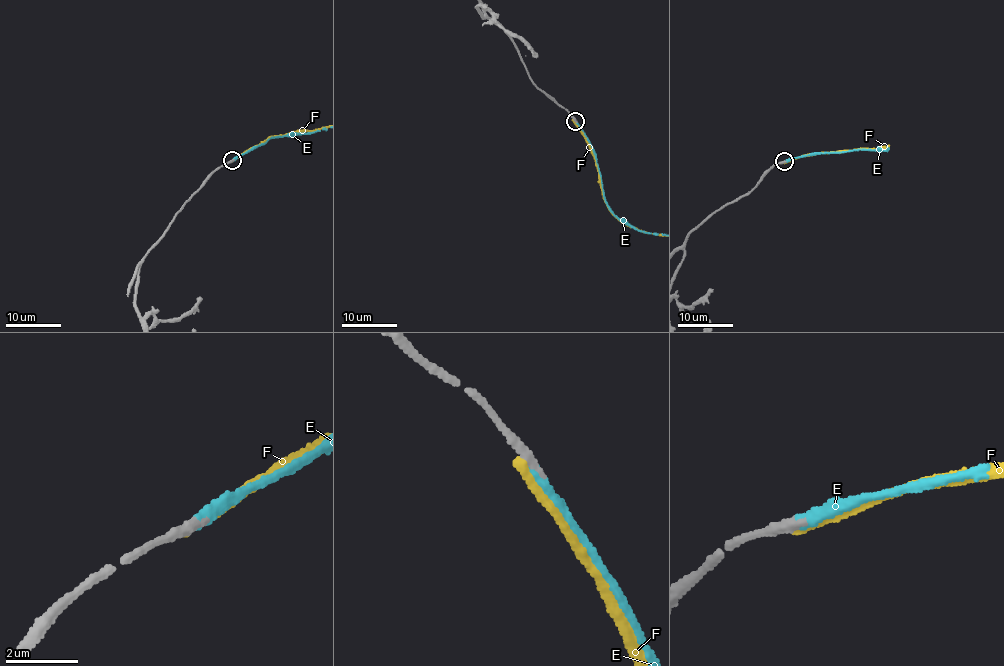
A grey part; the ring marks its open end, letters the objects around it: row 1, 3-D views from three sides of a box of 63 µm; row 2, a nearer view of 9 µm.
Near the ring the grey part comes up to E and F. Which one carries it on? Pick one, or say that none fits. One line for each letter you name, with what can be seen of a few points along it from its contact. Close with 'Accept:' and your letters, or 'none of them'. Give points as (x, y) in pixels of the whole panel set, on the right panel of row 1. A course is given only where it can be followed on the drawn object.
Accept: E

